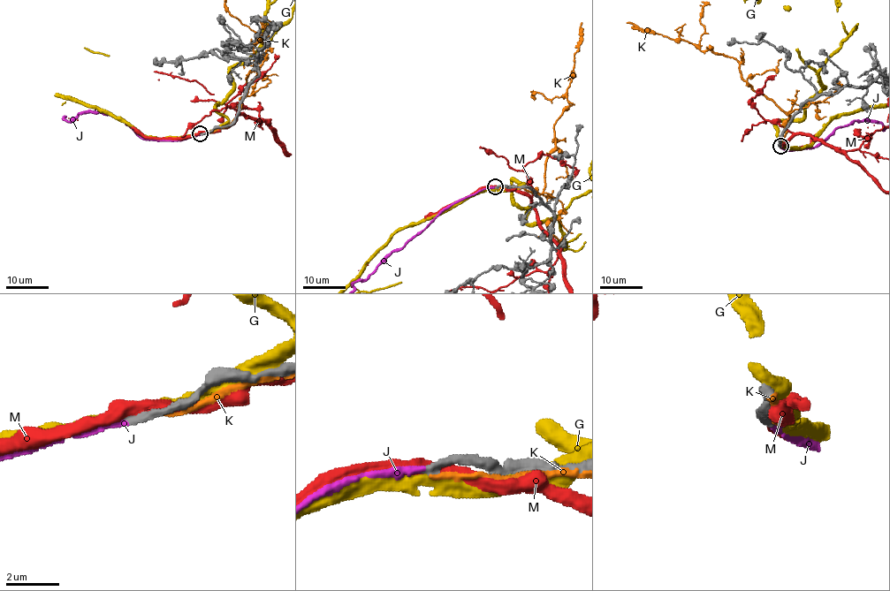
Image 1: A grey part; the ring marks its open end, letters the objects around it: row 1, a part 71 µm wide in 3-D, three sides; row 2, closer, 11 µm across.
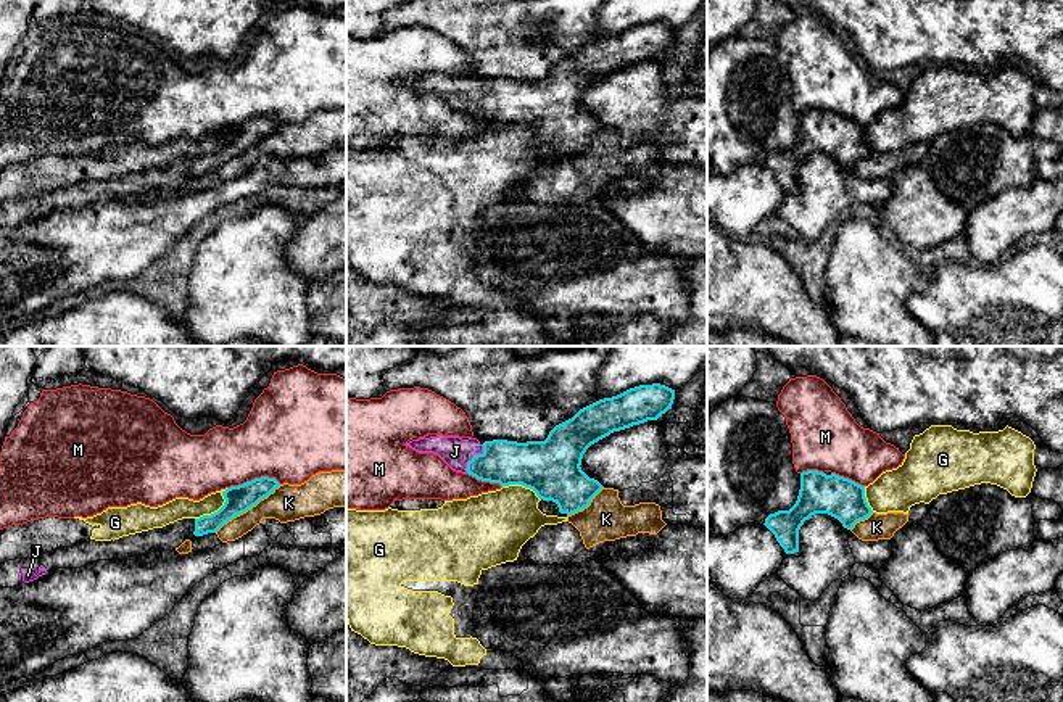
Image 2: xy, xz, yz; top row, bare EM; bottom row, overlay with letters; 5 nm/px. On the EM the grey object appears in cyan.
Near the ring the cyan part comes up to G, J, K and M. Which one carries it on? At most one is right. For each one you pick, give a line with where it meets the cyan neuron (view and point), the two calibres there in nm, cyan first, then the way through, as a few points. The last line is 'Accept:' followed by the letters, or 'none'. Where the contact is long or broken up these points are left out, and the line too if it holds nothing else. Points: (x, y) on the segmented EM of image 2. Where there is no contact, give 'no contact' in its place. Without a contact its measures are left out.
J: meets cyan in xz at (472, 458); 220 nm thick on the cyan side, 150 nm on the other
Accept: J

